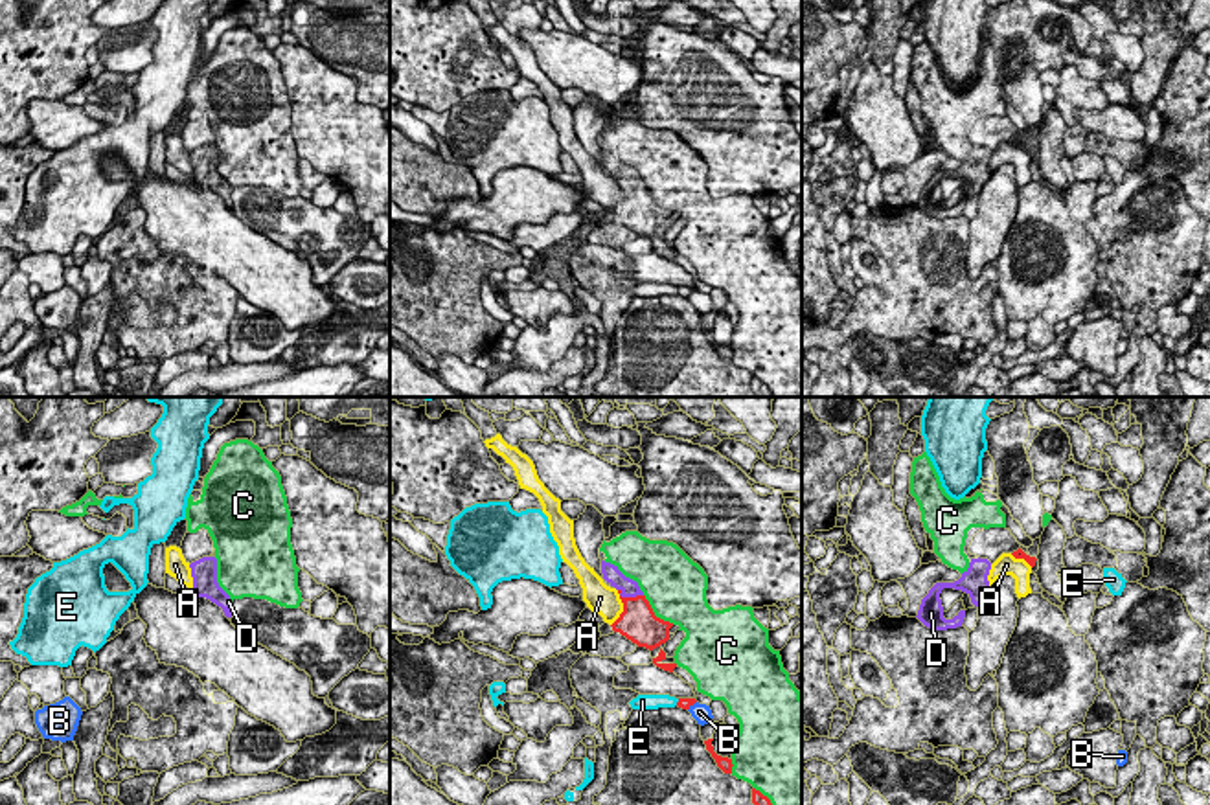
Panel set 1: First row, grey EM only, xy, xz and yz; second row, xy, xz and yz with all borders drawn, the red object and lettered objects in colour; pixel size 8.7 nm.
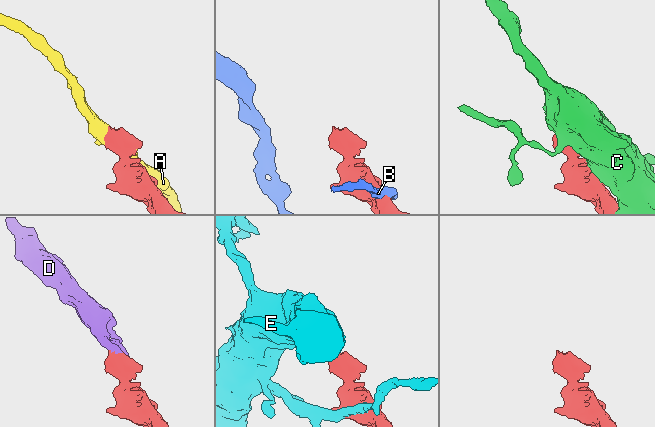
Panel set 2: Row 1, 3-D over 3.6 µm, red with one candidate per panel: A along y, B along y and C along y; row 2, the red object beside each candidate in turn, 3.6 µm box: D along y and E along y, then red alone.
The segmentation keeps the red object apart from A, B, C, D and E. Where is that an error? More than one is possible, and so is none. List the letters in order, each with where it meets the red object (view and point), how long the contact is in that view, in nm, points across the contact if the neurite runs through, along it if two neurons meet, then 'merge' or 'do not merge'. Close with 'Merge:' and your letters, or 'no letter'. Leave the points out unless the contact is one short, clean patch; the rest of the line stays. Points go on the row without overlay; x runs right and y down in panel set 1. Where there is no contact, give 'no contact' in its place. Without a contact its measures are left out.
A: meets red in xz at (624, 197); contact 320 nm long; do not merge
B: meets red in xz at (692, 293); contact 120 nm long; do not merge
C: meets red in xz at (653, 203); contact 380 nm long; do not merge
D: meets red in xz at (629, 186); contact 240 nm long; merge
E: meets red in xz at (677, 291); contact 70 nm long; do not merge
Merge: D

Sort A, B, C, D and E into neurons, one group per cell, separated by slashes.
A / B / C / D / E

